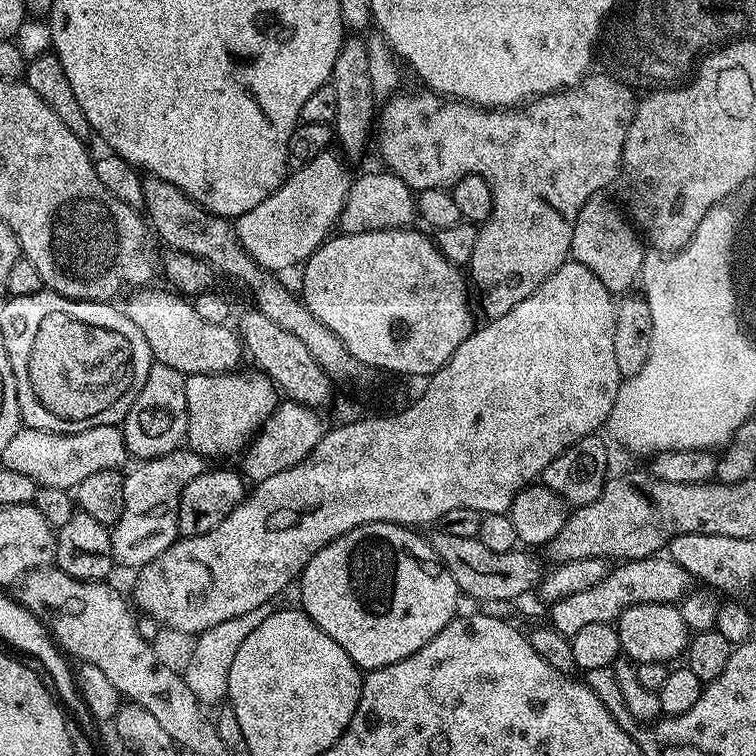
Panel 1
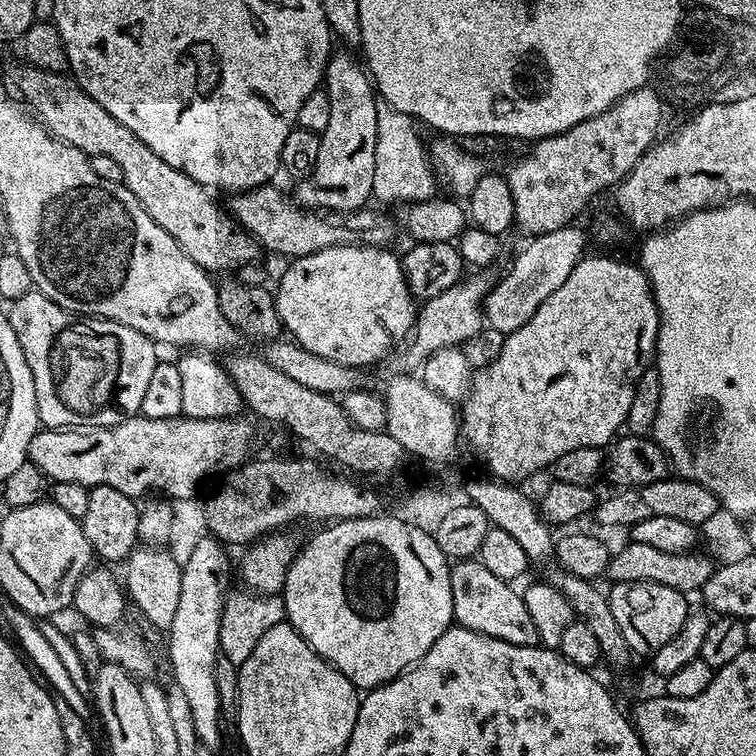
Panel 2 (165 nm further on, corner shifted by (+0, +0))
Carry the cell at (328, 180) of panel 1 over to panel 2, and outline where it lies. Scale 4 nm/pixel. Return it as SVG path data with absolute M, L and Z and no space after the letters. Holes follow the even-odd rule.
M333 51L324 71L322 88L330 98L330 119L326 130L319 133L318 162L294 191L295 203L309 210L356 212L373 199L378 93L365 65L356 60L348 52Z

